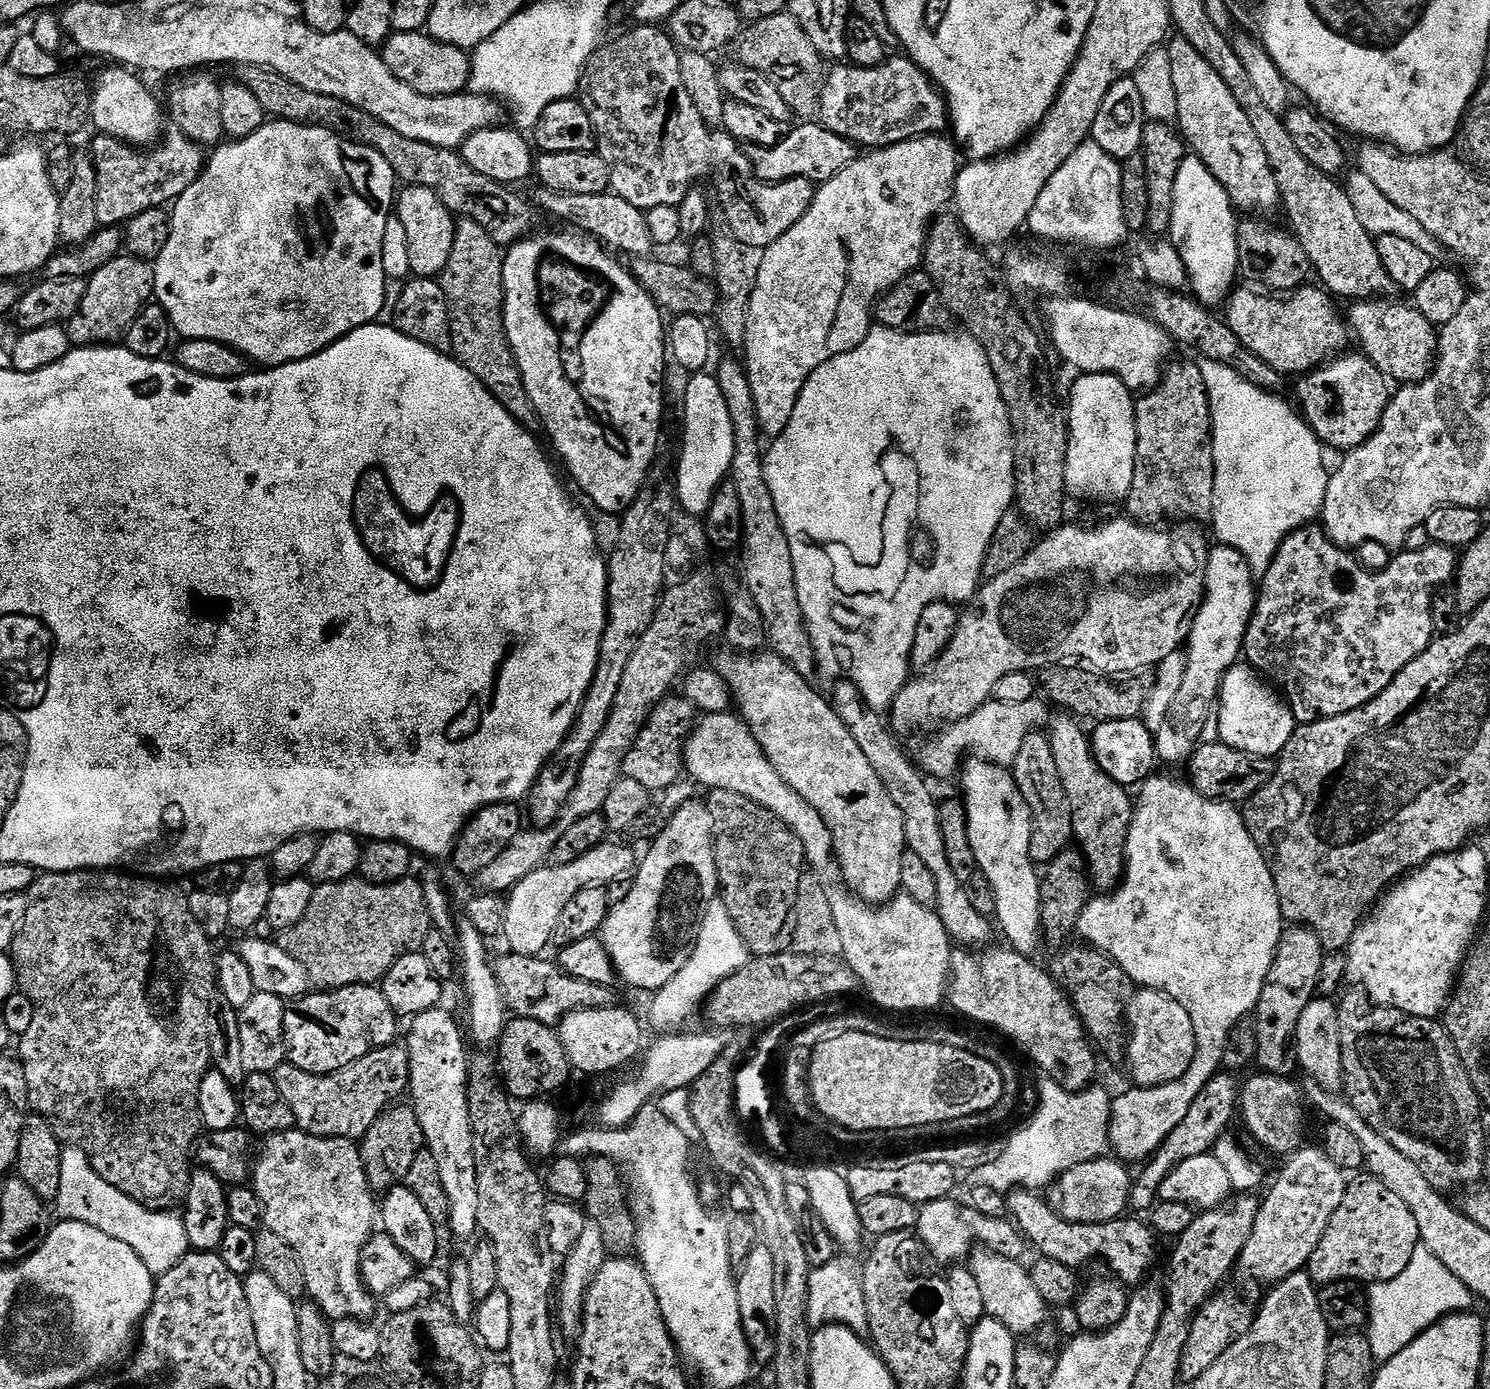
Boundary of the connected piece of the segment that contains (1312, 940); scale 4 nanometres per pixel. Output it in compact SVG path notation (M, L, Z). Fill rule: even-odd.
M1288 926L1281 931L1272 965L1264 973L1264 989L1254 1009L1256 1064L1261 1073L1287 1077L1292 1064L1294 1068L1294 1056L1290 1049L1294 1044L1296 1023L1302 1016L1302 1010L1317 995L1325 959L1324 944L1309 928Z

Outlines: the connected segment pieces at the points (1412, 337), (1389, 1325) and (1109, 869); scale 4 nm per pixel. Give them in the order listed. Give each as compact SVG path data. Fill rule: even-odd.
M1375 299L1362 300L1351 305L1352 308L1346 312L1346 324L1356 335L1356 340L1360 343L1359 351L1363 353L1372 366L1379 372L1393 381L1415 382L1424 379L1428 375L1434 364L1434 357L1438 352L1438 336L1434 331L1434 325L1426 319L1423 311L1415 312L1412 308L1407 308L1404 304L1380 304Z
M1423 1246L1417 1247L1410 1262L1398 1278L1384 1280L1367 1289L1368 1322L1366 1335L1373 1361L1383 1362L1398 1354L1431 1324L1446 1316L1463 1313L1474 1303L1473 1295L1453 1278L1442 1264Z
M1064 718L1050 731L1050 745L1054 756L1054 766L1058 766L1058 779L1068 799L1068 811L1072 813L1072 834L1082 853L1090 880L1100 890L1108 890L1117 883L1122 872L1124 839L1128 836L1128 826L1132 821L1133 797L1128 797L1129 789L1114 782L1096 764L1092 756L1091 739L1079 728L1077 721Z

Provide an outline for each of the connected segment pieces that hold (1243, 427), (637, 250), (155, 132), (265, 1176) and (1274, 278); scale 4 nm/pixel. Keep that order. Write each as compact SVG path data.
M1201 359L1198 367L1212 411L1214 484L1210 525L1223 547L1238 550L1249 565L1266 566L1290 533L1311 525L1315 521L1312 519L1321 515L1330 475L1329 469L1324 469L1325 445L1312 433L1307 420L1297 411L1292 412L1276 394L1246 382L1222 362Z
M539 189L536 200L550 214L570 223L573 229L592 238L597 238L607 247L614 247L629 257L649 256L654 245L649 234L645 211L630 205L624 198L613 192L594 194L564 195L561 192Z
M104 66L96 76L96 85L90 88L90 124L96 127L97 133L105 136L115 136L116 139L124 141L133 146L152 146L161 139L160 112L162 116L162 104L148 93L148 88L143 84L137 73L123 66Z
M299 1130L273 1132L263 1143L250 1168L250 1187L260 1199L263 1227L278 1234L294 1250L302 1266L307 1295L312 1295L311 1303L329 1321L367 1321L377 1301L360 1278L360 1250L373 1235L372 1223L375 1225L378 1220L378 1204L375 1199L372 1201L374 1192L364 1172L359 1147L351 1140L311 1136Z
M1244 218L1236 226L1236 245L1238 246L1239 271L1253 272L1260 276L1265 284L1265 289L1276 294L1291 294L1297 288L1307 285L1308 272L1313 271L1313 266L1308 261L1308 256L1302 250L1296 237L1287 231L1282 232L1272 224L1267 224L1264 218Z

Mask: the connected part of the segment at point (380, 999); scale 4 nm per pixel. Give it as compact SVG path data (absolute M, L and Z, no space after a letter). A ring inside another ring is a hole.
M355 984L335 990L313 991L291 1001L290 1006L284 1009L284 1050L287 1063L319 1076L337 1072L376 1048L389 1047L395 1041L392 1039L396 1036L396 1023L396 1011L390 1002L386 1002L383 991L376 984Z

